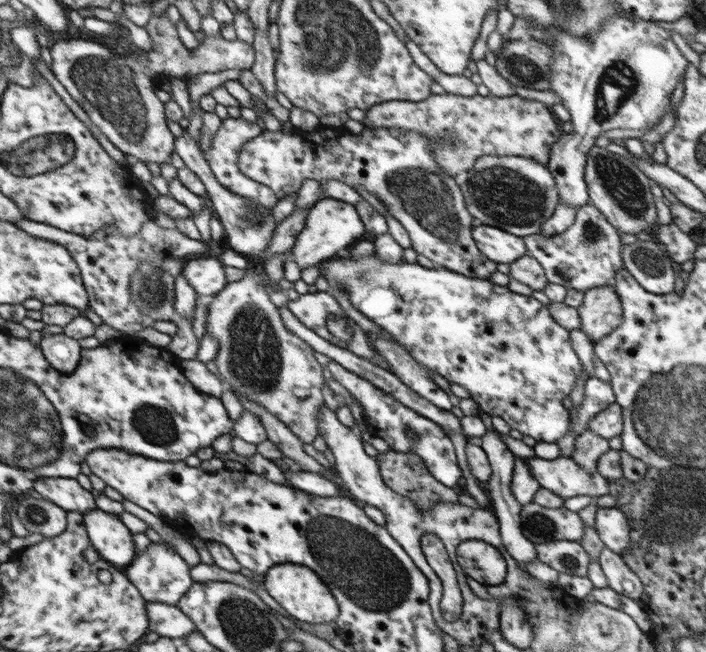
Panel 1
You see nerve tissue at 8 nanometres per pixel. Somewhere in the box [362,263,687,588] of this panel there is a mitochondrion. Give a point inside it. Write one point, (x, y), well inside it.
(538, 524)

